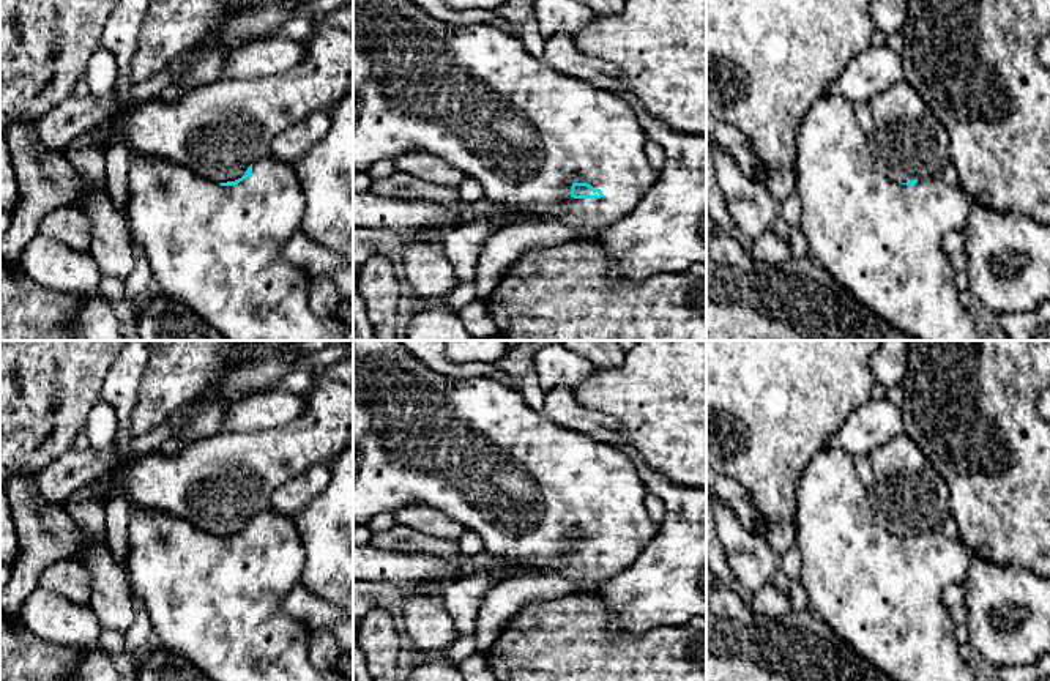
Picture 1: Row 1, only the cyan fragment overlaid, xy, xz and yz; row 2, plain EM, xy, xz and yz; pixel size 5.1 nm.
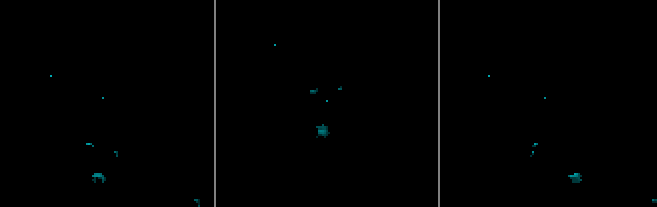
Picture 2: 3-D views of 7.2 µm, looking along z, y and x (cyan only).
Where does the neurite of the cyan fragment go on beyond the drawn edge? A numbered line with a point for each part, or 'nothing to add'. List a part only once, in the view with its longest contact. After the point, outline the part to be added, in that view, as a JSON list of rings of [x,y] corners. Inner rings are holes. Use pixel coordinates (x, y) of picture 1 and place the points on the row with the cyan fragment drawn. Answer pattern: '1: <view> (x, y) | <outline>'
1: xz (473, 96) | [[[353,0],[353,90],[356,98],[353,172],[366,173],[377,161],[396,159],[408,151],[424,151],[475,178],[484,189],[484,199],[527,214],[534,222],[566,224],[577,232],[575,240],[599,240],[602,229],[620,221],[639,205],[659,175],[651,169],[645,154],[646,134],[635,112],[621,98],[590,82],[558,73],[542,58],[533,57],[520,38],[511,36],[493,25],[451,27],[411,0]],[[575,175],[593,188],[601,189],[604,195],[601,199],[574,199],[569,192]]]

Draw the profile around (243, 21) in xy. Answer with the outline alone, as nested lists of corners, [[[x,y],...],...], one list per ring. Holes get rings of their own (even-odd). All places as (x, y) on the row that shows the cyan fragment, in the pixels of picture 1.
[[[227,0],[221,22],[192,47],[200,58],[175,82],[184,91],[221,80],[227,55],[246,43],[266,39],[282,27],[296,0]]]

